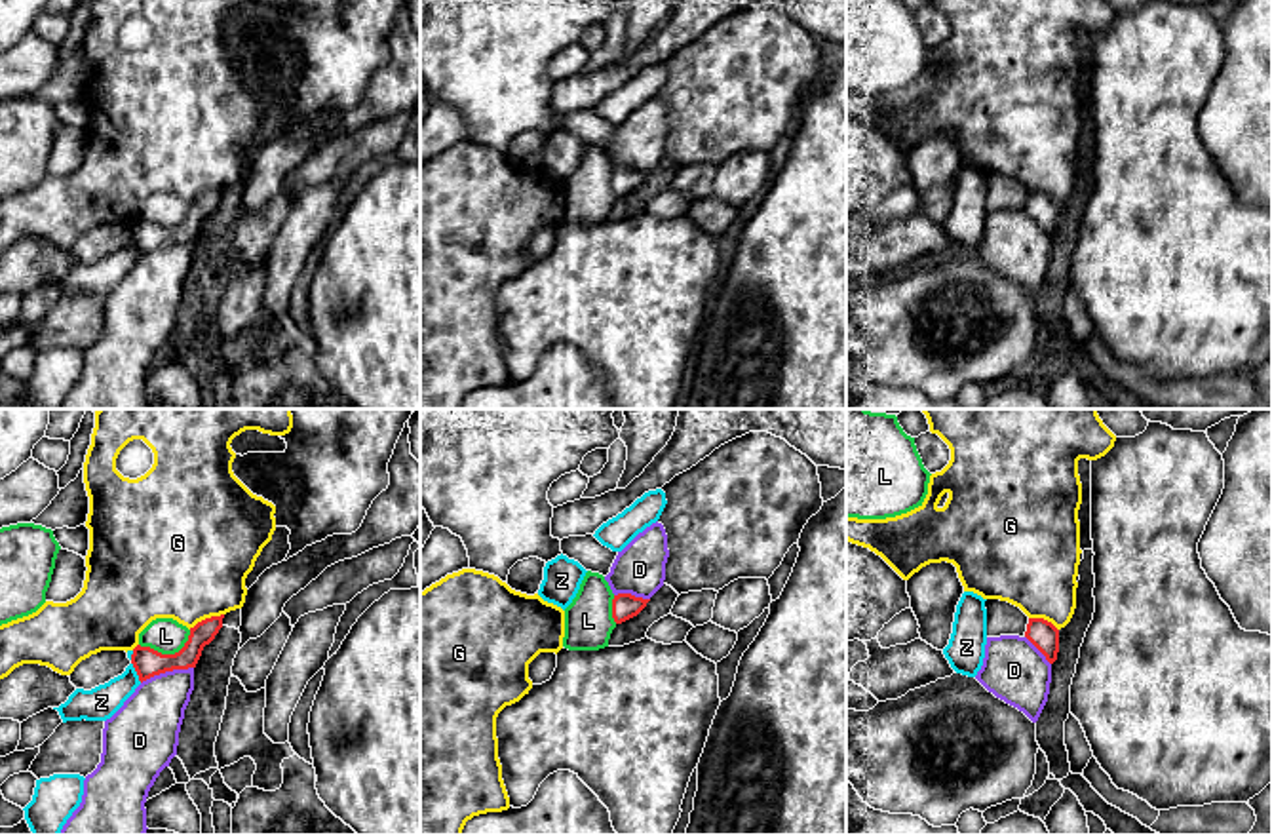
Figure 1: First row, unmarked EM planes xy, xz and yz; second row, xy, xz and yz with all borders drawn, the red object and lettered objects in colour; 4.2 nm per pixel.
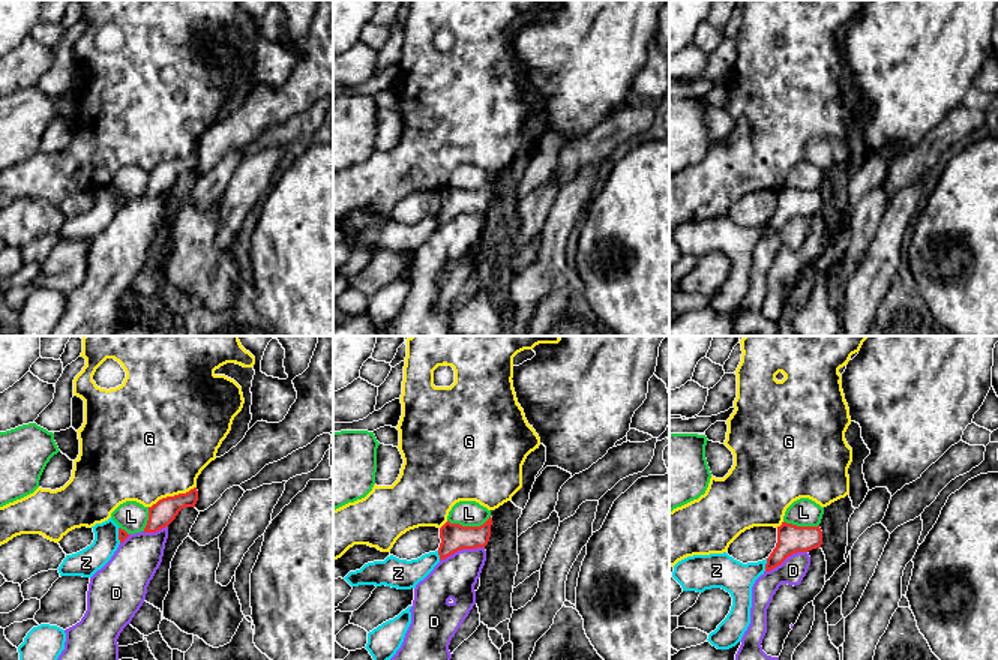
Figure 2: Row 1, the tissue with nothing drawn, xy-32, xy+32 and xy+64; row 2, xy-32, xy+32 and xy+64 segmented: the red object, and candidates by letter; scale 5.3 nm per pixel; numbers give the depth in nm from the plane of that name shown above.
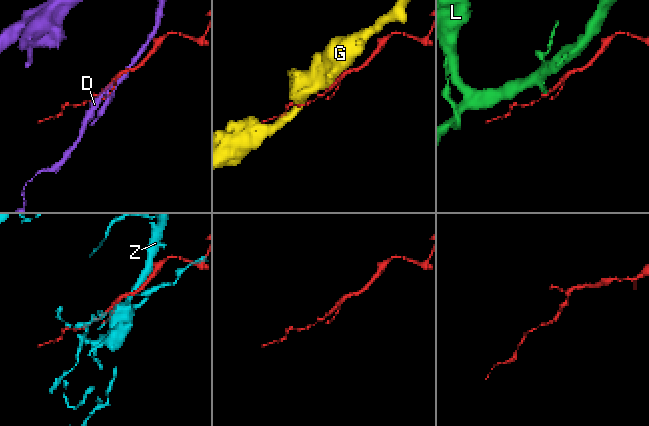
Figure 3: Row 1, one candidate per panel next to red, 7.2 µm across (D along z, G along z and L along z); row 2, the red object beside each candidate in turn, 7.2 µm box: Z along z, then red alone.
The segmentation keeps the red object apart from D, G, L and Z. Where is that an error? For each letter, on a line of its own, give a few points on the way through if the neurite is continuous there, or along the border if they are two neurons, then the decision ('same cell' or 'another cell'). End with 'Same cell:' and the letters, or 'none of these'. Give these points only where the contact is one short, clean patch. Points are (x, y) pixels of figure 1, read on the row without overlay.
D: another cell
G: another cell
L: border along xy (191, 204), (185, 217), (173, 227), (158, 227), (139, 217); another cell
Z: another cell
Same cell: none of these

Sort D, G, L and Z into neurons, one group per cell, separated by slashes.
D / G / L / Z

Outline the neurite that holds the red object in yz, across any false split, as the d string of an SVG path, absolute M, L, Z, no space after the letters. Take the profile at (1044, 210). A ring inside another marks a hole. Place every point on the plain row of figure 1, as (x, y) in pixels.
M1029 192L1025 211L1046 230L1050 238L1057 234L1059 204L1044 192Z

